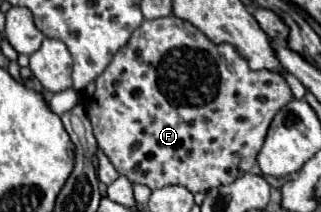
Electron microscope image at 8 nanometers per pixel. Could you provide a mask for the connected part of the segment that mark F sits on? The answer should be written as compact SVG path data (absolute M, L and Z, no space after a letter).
M167 16L167 18L155 18L155 20L145 20L133 34L133 38L117 52L117 56L111 60L111 64L103 70L103 74L95 80L97 88L93 98L87 104L87 116L93 124L95 138L99 142L99 148L103 154L109 158L109 162L115 166L115 170L123 176L127 176L135 184L145 184L151 190L169 186L169 184L179 184L189 188L193 194L211 190L223 184L231 184L235 178L241 178L243 174L251 172L253 166L257 164L255 158L263 146L263 138L267 136L267 126L271 124L271 118L287 104L291 102L293 94L281 74L275 74L271 70L251 70L249 62L237 52L235 46L231 44L213 44L201 30L197 30L193 24L177 18L177 16Z

